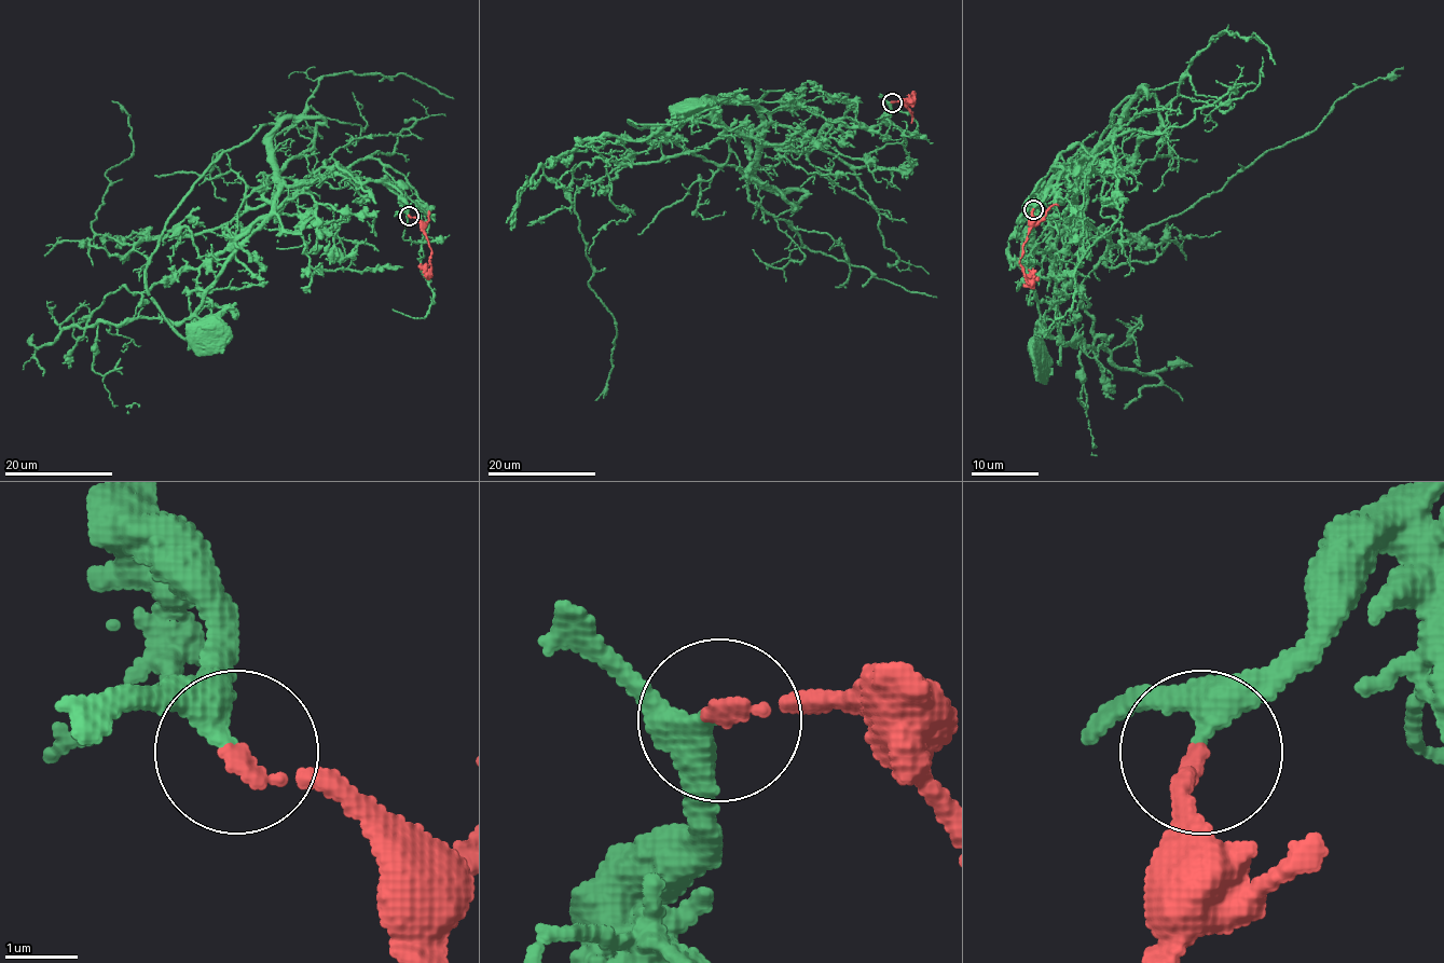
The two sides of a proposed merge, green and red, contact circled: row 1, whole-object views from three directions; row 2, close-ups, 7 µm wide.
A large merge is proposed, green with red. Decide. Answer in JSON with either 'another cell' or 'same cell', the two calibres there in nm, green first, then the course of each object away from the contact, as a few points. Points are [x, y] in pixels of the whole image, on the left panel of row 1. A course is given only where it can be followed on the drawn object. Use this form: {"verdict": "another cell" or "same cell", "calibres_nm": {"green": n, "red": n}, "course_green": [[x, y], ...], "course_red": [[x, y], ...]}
{"verdict": "same cell", "calibres_nm": {"green": 280, "red": 200}, "course_green": [[409, 215], [408, 202], [383, 183], [340, 175], [292, 186], [288, 196], [207, 291], [195, 314], [205, 331]], "course_red": [[409, 216], [418, 221], [430, 249], [430, 269], [424, 270], [418, 264]]}

